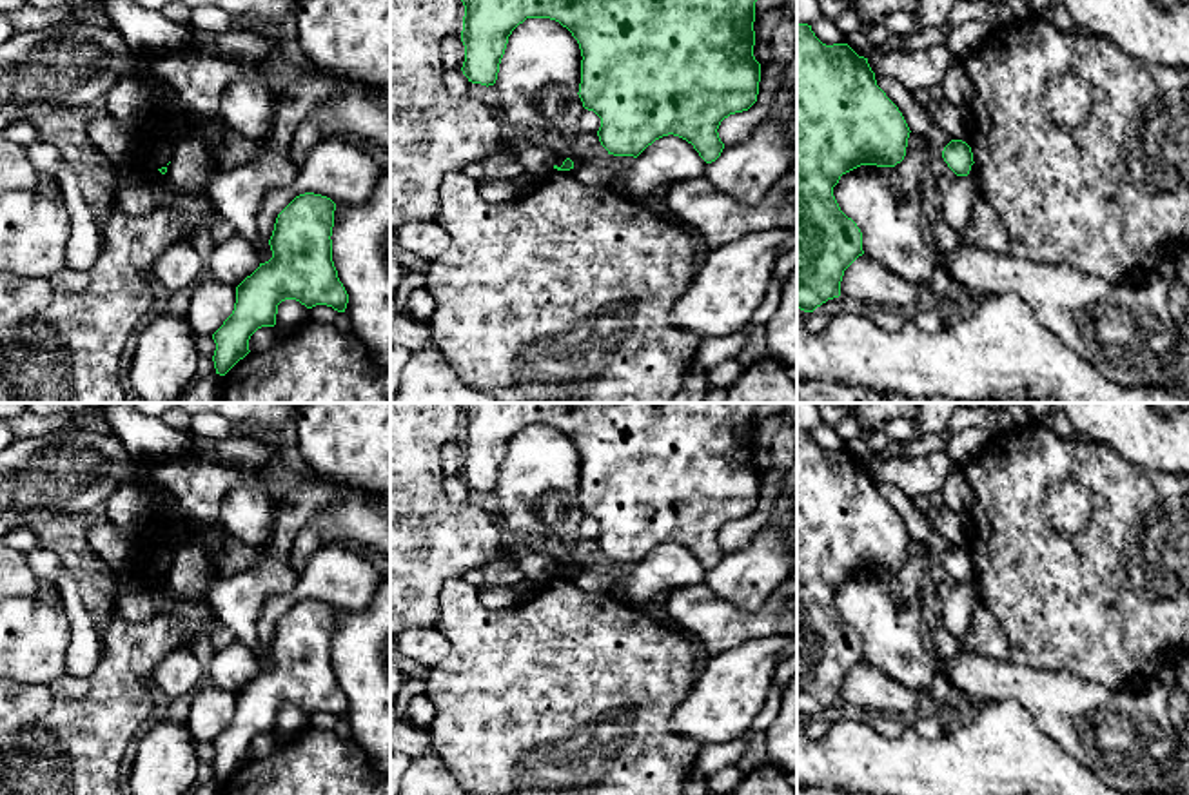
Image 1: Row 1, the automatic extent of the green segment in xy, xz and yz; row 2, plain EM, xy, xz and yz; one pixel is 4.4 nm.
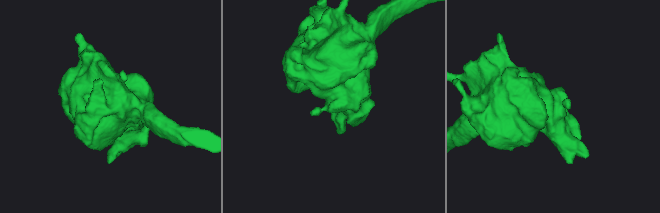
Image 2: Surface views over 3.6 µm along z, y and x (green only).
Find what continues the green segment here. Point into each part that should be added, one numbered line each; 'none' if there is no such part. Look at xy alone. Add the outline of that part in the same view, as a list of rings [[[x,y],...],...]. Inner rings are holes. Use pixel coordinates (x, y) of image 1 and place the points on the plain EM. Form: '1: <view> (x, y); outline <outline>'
none

